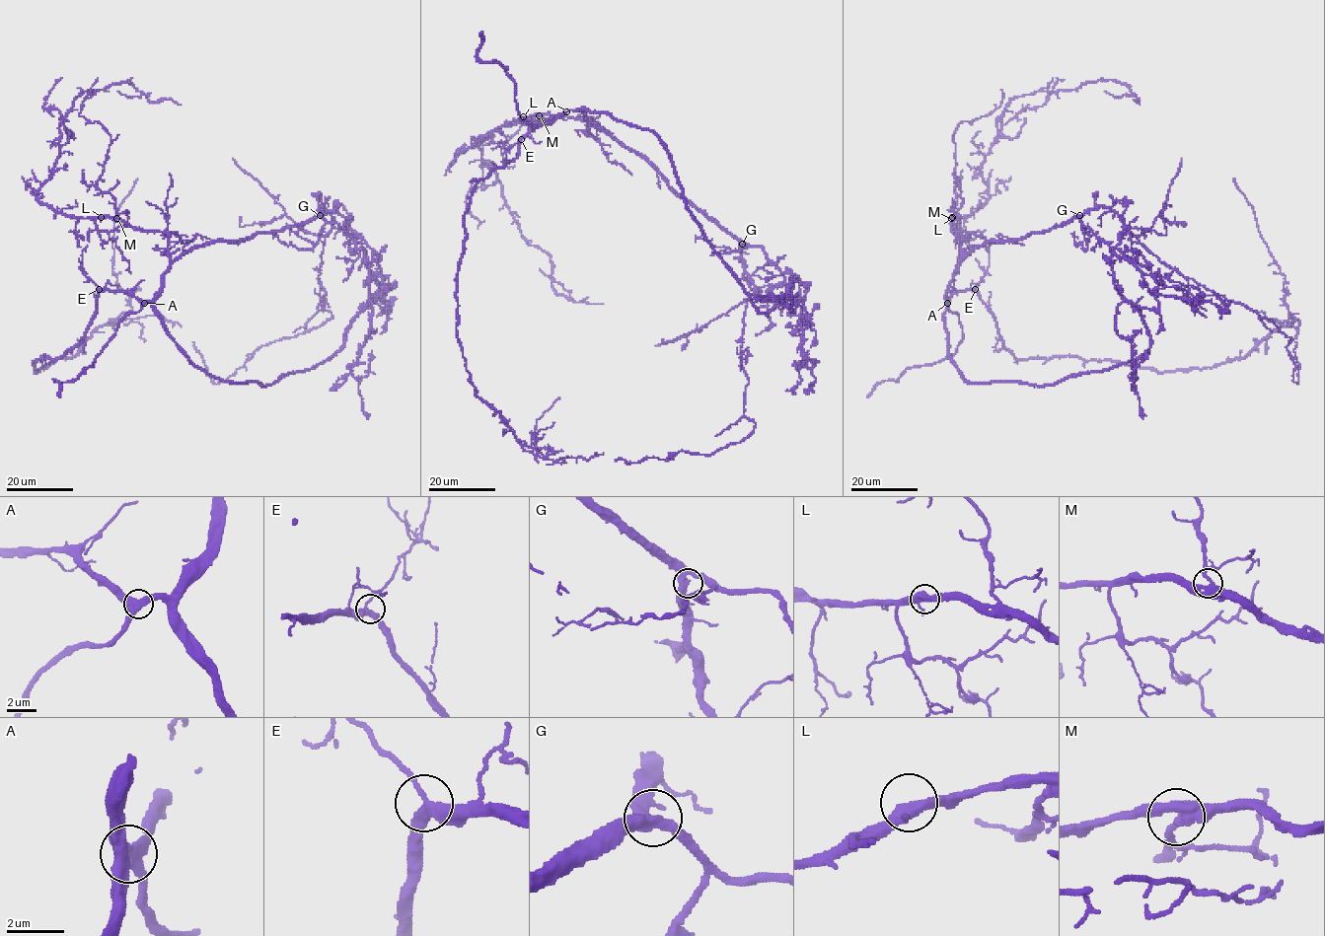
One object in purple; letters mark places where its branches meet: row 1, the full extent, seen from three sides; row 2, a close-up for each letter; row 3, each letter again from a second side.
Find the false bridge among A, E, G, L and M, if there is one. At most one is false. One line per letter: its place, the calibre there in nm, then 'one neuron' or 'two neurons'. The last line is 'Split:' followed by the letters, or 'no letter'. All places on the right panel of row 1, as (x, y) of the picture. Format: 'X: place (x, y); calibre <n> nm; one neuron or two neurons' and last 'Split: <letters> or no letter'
A: place (947, 303); calibre 360 nm; one neuron
E: place (975, 289); calibre 320 nm; one neuron
G: place (1079, 215); calibre 380 nm; one neuron
L: place (952, 217); calibre 360 nm; one neuron
M: place (951, 218); calibre 360 nm; one neuron
Split: no letter

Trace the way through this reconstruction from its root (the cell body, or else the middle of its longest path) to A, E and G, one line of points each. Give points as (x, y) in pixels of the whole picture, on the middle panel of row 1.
A: (579, 111), (566, 110)
E: (579, 111), (567, 110), (555, 114), (533, 127), (521, 139)
G: (579, 111), (626, 147), (637, 152), (670, 186), (742, 244)

